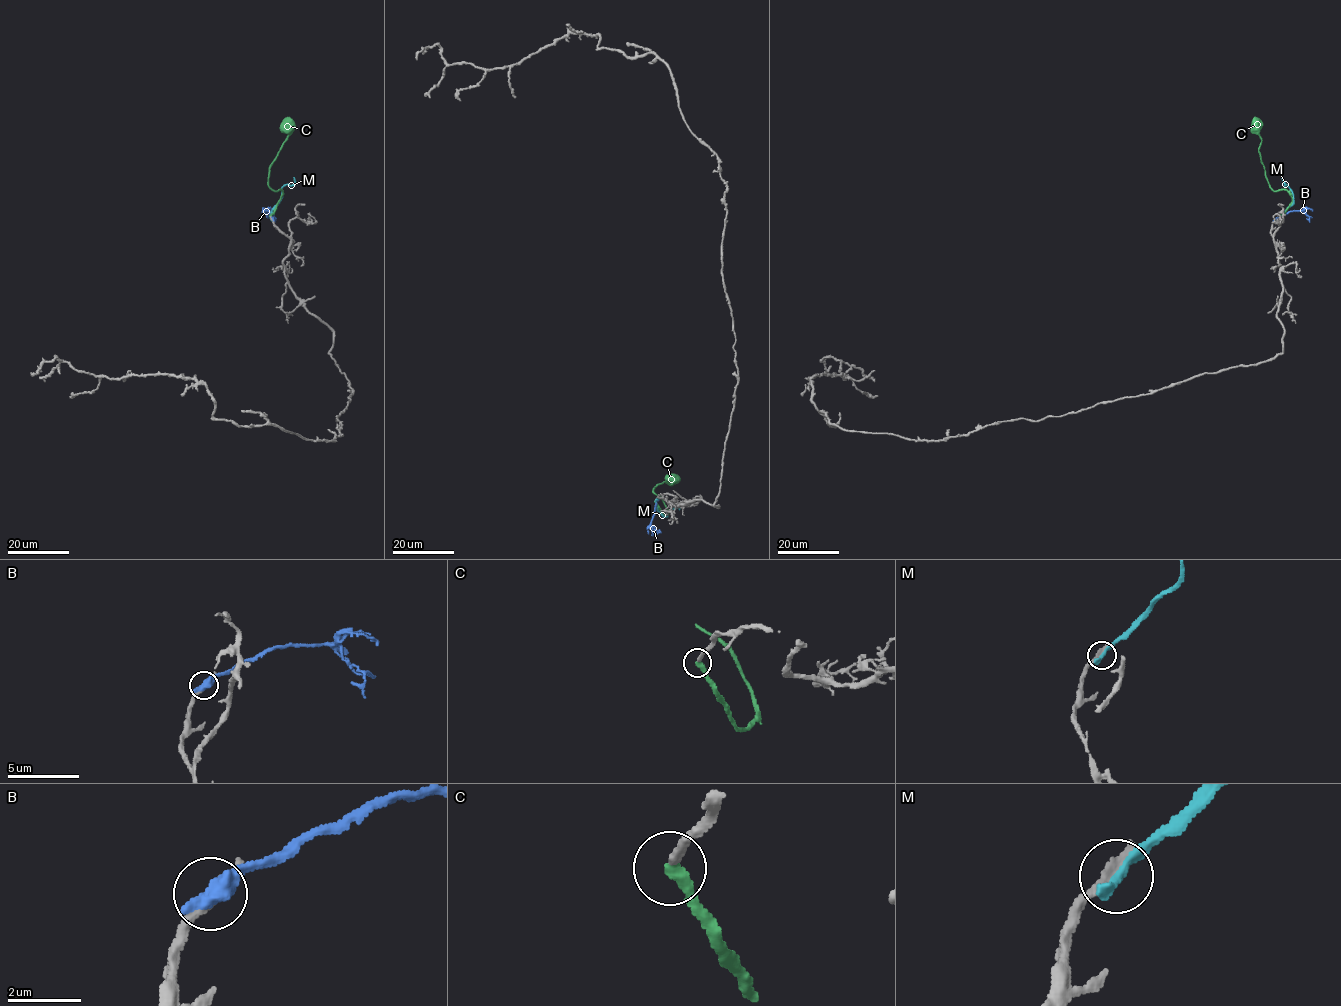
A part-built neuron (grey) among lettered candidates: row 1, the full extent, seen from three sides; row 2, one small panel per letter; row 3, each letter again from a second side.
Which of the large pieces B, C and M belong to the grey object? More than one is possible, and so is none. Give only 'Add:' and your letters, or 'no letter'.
Add: C

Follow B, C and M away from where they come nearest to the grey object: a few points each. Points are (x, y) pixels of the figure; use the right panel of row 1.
B: (1275, 219), (1291, 211), (1304, 210), (1311, 217), (1309, 222)
C: (1278, 216), (1292, 201), (1291, 195), (1282, 189), (1274, 191), (1269, 185), (1259, 152), (1261, 141), (1254, 117)
M: (1276, 219), (1293, 203), (1293, 193), (1281, 177)

